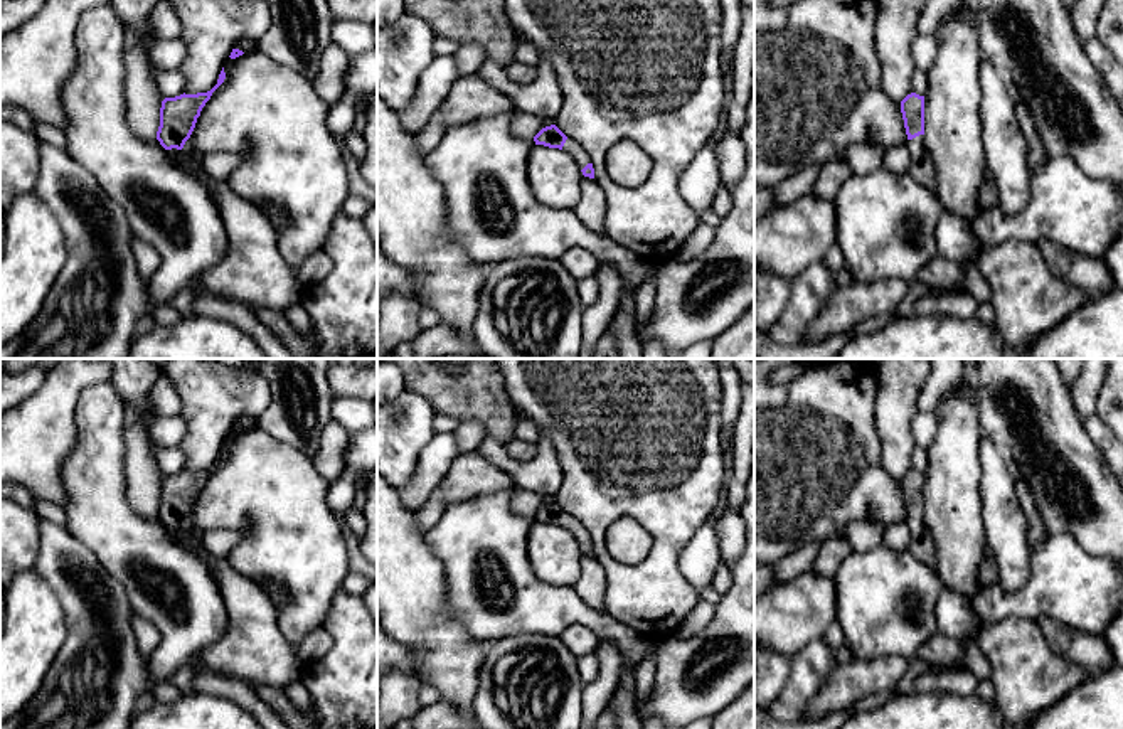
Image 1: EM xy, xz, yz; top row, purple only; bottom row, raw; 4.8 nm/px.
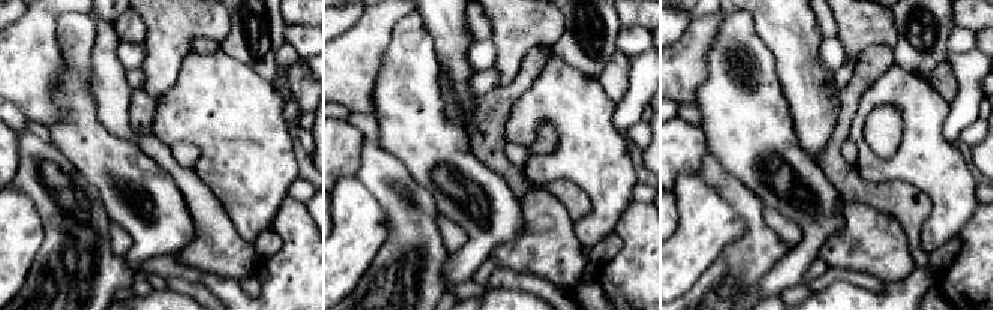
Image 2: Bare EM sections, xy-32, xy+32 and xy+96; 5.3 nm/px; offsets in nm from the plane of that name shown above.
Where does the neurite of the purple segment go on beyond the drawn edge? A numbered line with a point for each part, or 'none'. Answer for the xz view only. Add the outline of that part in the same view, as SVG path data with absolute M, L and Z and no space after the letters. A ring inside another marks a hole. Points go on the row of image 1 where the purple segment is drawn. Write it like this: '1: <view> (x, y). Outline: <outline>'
1: xz (571, 147). Outline: M567 138L562 150L569 153L577 167L583 170L588 163L591 163L591 157L584 152L584 148L572 138Z

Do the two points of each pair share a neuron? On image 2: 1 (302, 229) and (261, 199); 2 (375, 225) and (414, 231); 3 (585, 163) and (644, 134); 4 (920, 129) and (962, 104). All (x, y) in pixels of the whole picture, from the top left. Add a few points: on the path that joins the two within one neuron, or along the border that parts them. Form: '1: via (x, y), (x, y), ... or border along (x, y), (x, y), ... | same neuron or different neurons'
1: border along (288, 196), (284, 199), (272, 226) | different neurons
2: border along (372, 195), (387, 223), (387, 238), (374, 259) | different neurons
3: border along (624, 135), (629, 143) | different neurons
4: border along (950, 104), (944, 137), (954, 143) | different neurons

